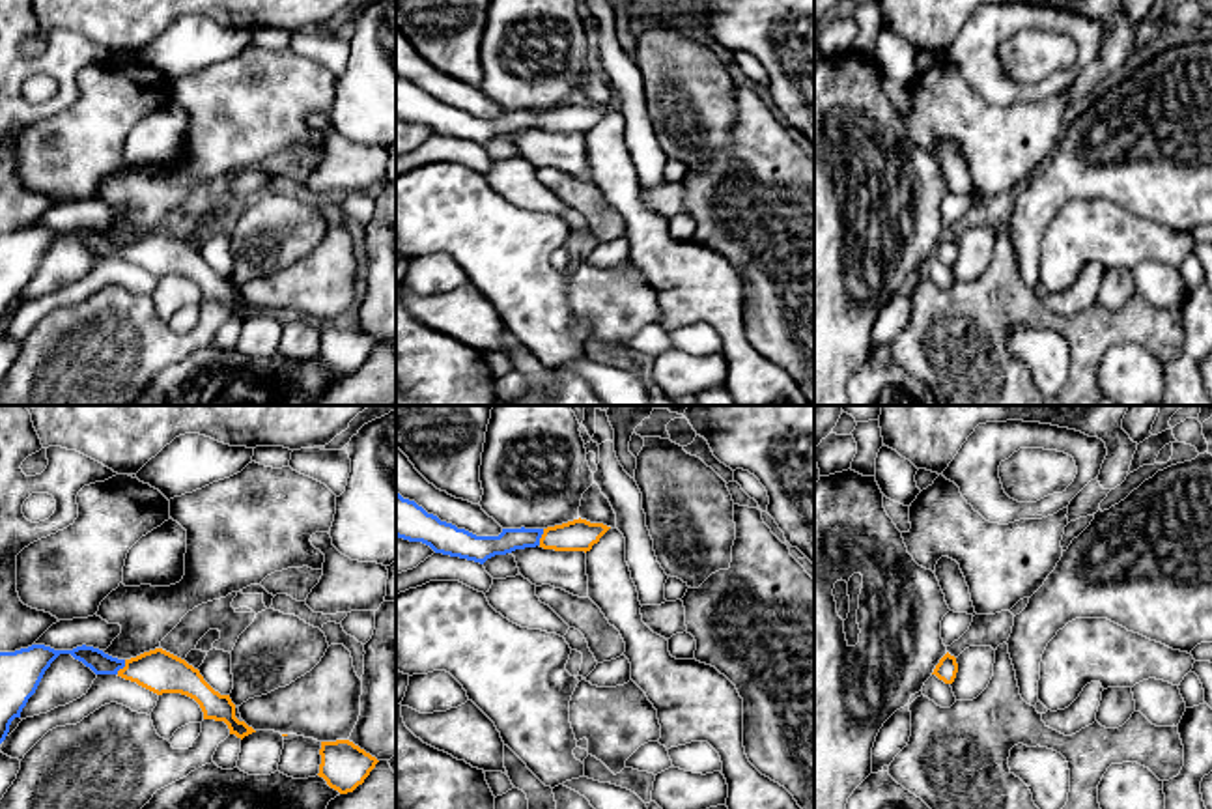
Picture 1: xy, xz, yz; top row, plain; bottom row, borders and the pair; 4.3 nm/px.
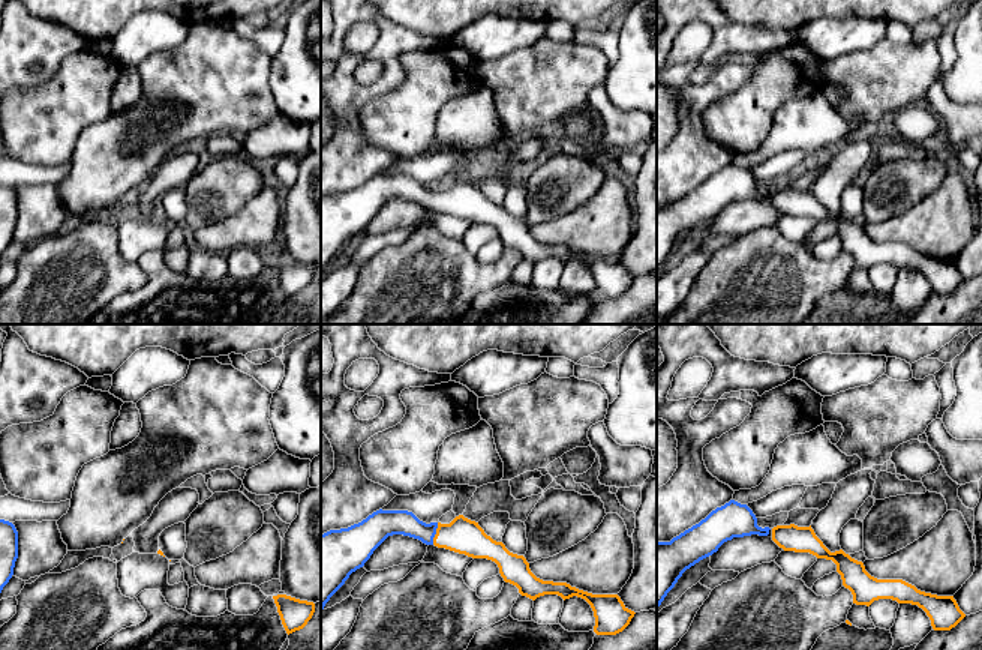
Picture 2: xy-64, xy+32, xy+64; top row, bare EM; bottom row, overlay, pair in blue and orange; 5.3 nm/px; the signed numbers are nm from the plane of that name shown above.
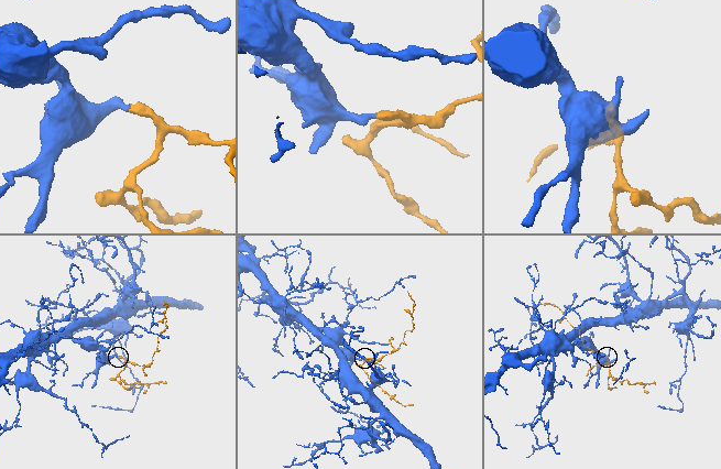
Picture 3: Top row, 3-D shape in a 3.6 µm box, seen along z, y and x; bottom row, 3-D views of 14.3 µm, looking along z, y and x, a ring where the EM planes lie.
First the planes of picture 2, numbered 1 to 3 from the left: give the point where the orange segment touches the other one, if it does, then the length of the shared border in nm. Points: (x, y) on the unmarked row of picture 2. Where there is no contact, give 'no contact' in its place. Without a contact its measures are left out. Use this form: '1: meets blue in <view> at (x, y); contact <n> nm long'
1: no contact
2: meets blue in xy+32 at (435, 197); contact 120 nm long
3: no contact

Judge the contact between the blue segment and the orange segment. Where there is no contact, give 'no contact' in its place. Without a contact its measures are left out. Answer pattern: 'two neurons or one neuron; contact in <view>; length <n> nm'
one neuron; contact in xy; length 80 nm

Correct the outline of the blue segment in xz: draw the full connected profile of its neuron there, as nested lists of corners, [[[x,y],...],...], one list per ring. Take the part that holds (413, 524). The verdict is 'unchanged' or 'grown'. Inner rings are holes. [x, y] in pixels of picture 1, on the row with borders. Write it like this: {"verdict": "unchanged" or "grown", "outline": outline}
{"verdict": "grown", "outline": [[[396,493],[396,536],[409,542],[422,542],[435,553],[459,557],[484,564],[495,555],[506,555],[525,547],[555,551],[590,551],[611,527],[573,519],[547,529],[502,529],[499,536],[476,536],[452,523],[428,514],[415,501]]]}

